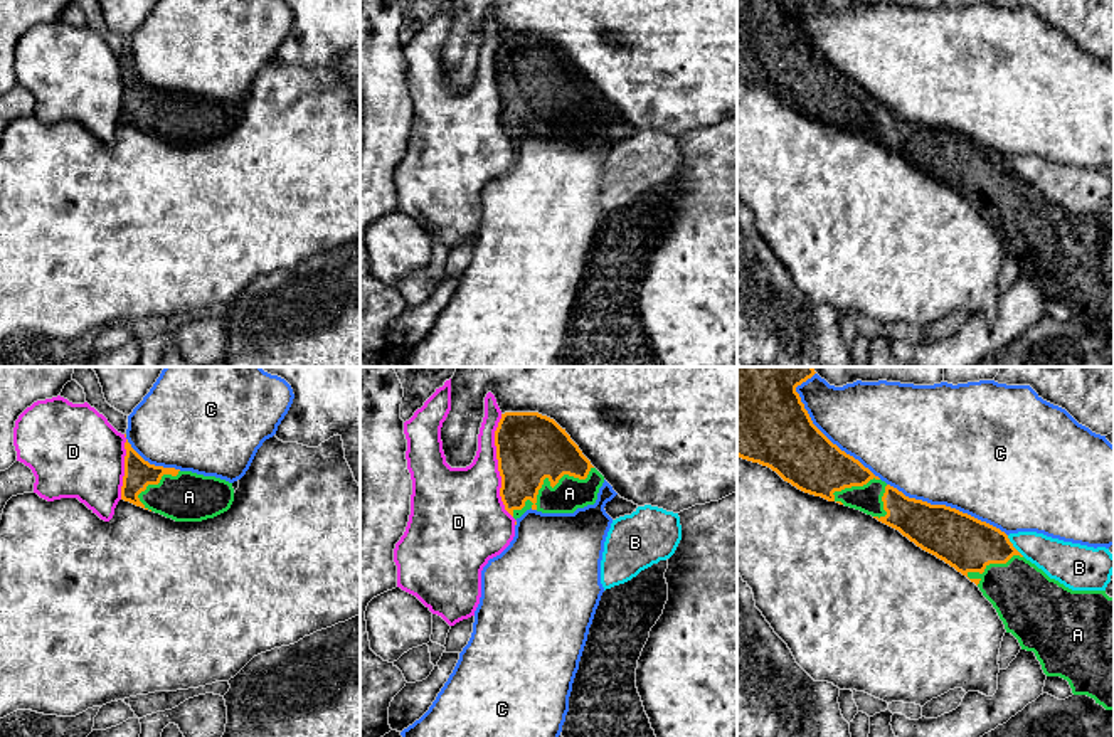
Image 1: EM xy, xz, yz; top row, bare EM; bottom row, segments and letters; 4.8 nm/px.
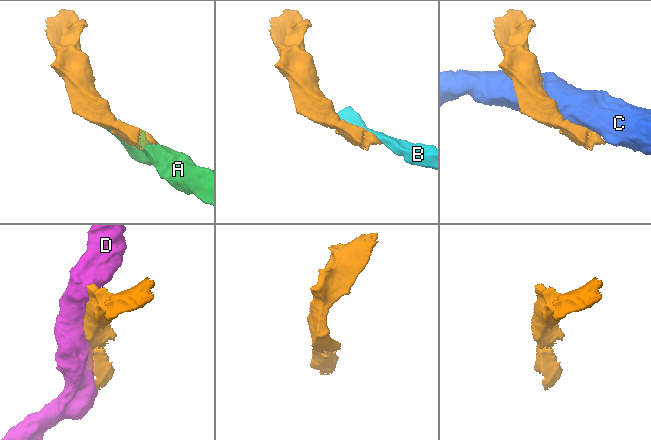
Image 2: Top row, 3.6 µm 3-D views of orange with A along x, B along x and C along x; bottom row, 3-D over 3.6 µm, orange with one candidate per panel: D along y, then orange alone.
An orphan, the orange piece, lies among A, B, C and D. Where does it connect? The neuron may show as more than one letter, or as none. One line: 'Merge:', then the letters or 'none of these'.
Merge: A

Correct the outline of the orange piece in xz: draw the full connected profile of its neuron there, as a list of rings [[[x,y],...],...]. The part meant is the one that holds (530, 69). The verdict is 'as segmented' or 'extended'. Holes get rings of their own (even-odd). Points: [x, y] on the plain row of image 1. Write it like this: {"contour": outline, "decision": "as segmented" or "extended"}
{"contour": [[[505,35],[495,54],[500,119],[517,143],[527,133],[574,136],[594,128],[604,99],[554,42]]], "decision": "extended"}

